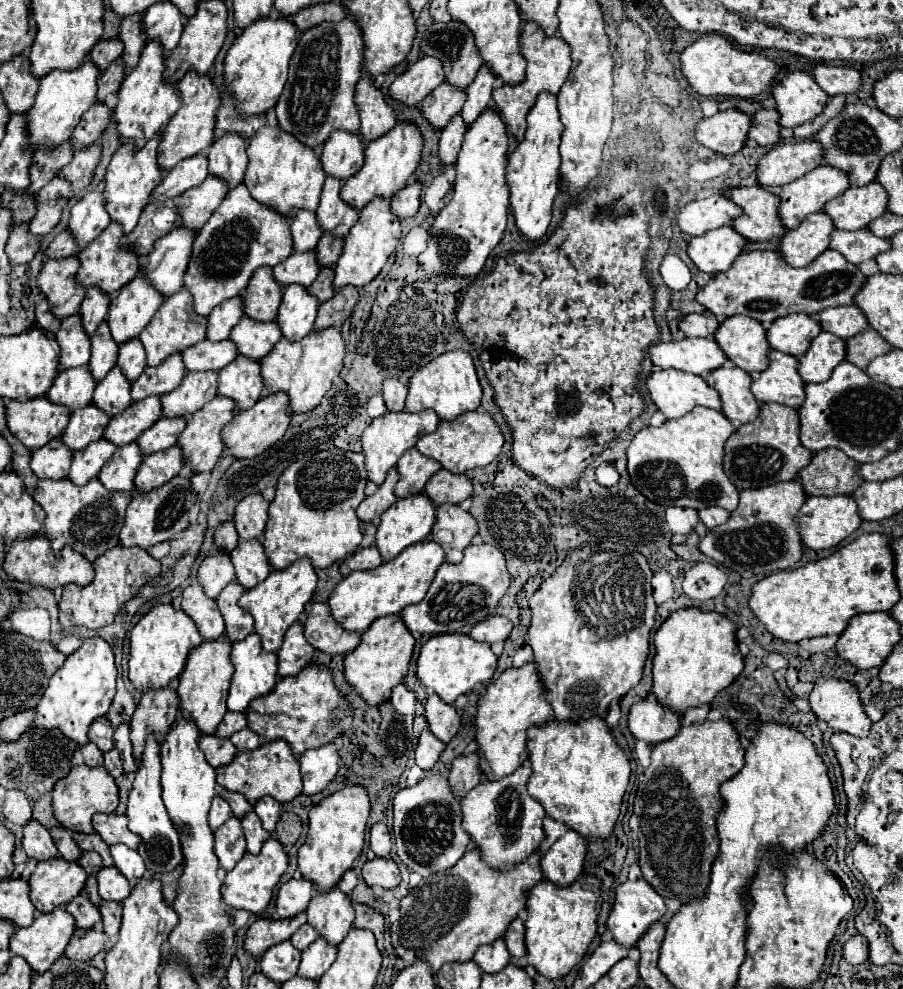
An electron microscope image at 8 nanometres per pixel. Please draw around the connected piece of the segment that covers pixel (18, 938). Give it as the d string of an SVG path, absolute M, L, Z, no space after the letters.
M57 908L51 914L39 914L27 928L17 928L9 950L27 960L33 972L47 972L63 956L67 942L75 932L75 920L67 910Z

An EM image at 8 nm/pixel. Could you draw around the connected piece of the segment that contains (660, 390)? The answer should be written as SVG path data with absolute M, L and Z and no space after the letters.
M655 370L645 380L651 402L665 418L679 418L695 406L719 410L719 394L703 384L701 376L679 370Z

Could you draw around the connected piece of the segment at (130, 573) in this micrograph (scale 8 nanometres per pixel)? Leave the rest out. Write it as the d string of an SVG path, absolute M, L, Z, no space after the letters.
M115 546L93 562L93 570L95 578L89 586L79 588L69 584L67 588L63 588L63 598L59 602L59 624L63 630L69 630L71 626L85 626L97 630L111 624L115 616L123 610L123 606L139 592L139 588L159 576L161 562L149 556L149 552L143 548Z

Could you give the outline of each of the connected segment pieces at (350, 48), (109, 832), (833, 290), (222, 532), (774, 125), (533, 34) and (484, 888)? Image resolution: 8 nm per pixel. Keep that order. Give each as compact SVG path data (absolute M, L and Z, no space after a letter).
M349 16L339 24L325 22L303 32L289 64L285 90L275 106L279 128L311 148L325 144L335 130L357 132L359 114L353 96L355 84L361 78L361 62L363 38L355 20L349 20Z
M95 814L93 816L93 828L101 836L101 840L107 846L113 844L125 844L127 848L137 848L139 846L139 836L135 836L127 828L127 818L117 816L117 814Z
M835 250L823 252L803 268L791 268L779 252L741 252L727 272L715 274L697 292L695 300L715 316L743 314L769 328L773 320L793 312L817 314L831 306L853 304L853 296L863 284L865 274Z
M223 522L217 530L215 530L215 546L217 546L217 550L221 550L221 552L231 552L235 546L237 546L237 542L239 542L239 536L237 536L237 532L235 532L235 526L233 526L233 522Z
M759 110L747 132L749 140L755 140L759 146L773 146L779 142L779 114L775 110Z
M527 22L521 34L521 54L527 60L527 76L521 84L517 86L501 86L497 90L493 90L493 100L503 116L503 122L507 124L509 132L517 138L523 140L525 136L525 118L529 114L529 110L535 106L537 96L541 92L549 92L549 94L557 94L559 88L563 86L563 82L567 80L569 68L571 68L571 50L567 44L563 44L561 38L547 38L543 34L543 30L537 28L537 24Z
M469 846L467 854L449 870L437 872L433 876L427 876L421 880L421 884L401 900L401 918L391 924L391 944L395 948L395 956L403 960L405 966L415 964L415 960L427 960L431 964L431 970L437 972L443 964L449 962L467 962L473 958L475 950L483 944L495 942L499 936L503 936L507 924L525 908L525 900L529 890L541 882L541 870L539 870L539 858L541 854L535 852L509 872L499 872L489 868L475 846Z

